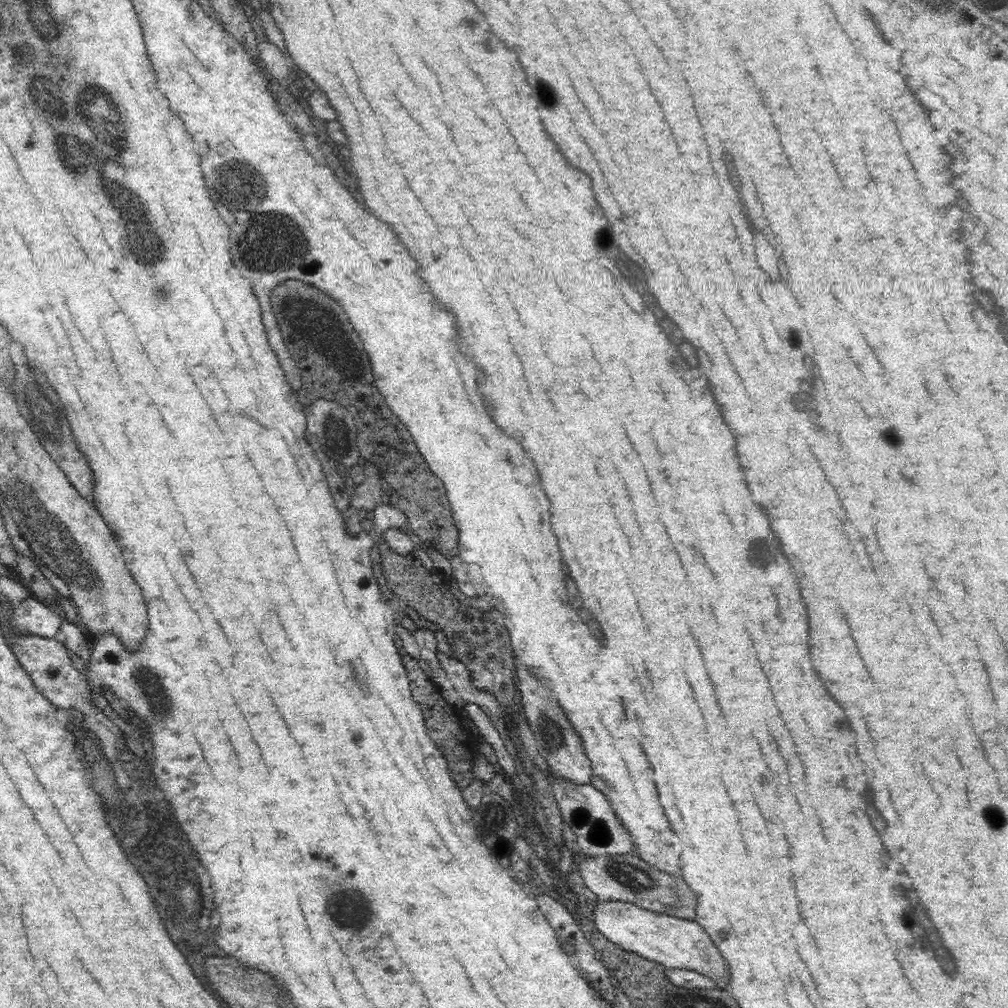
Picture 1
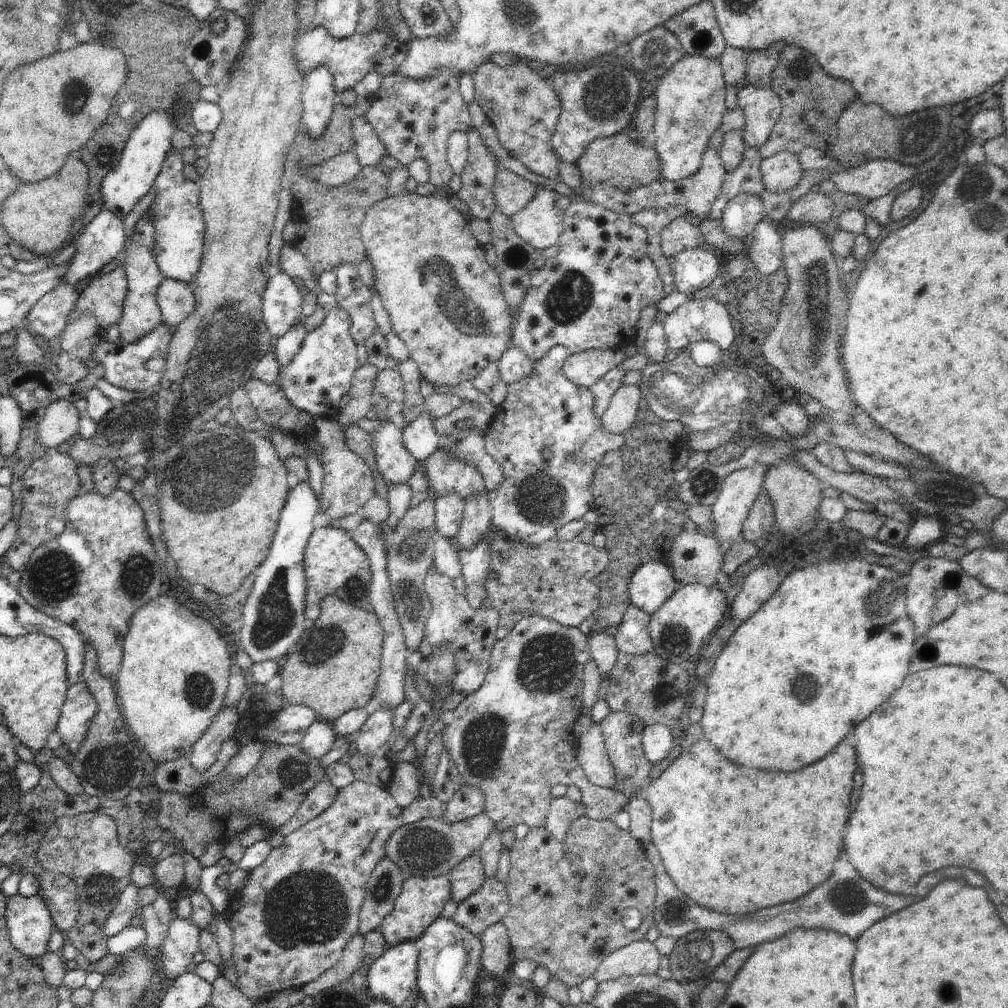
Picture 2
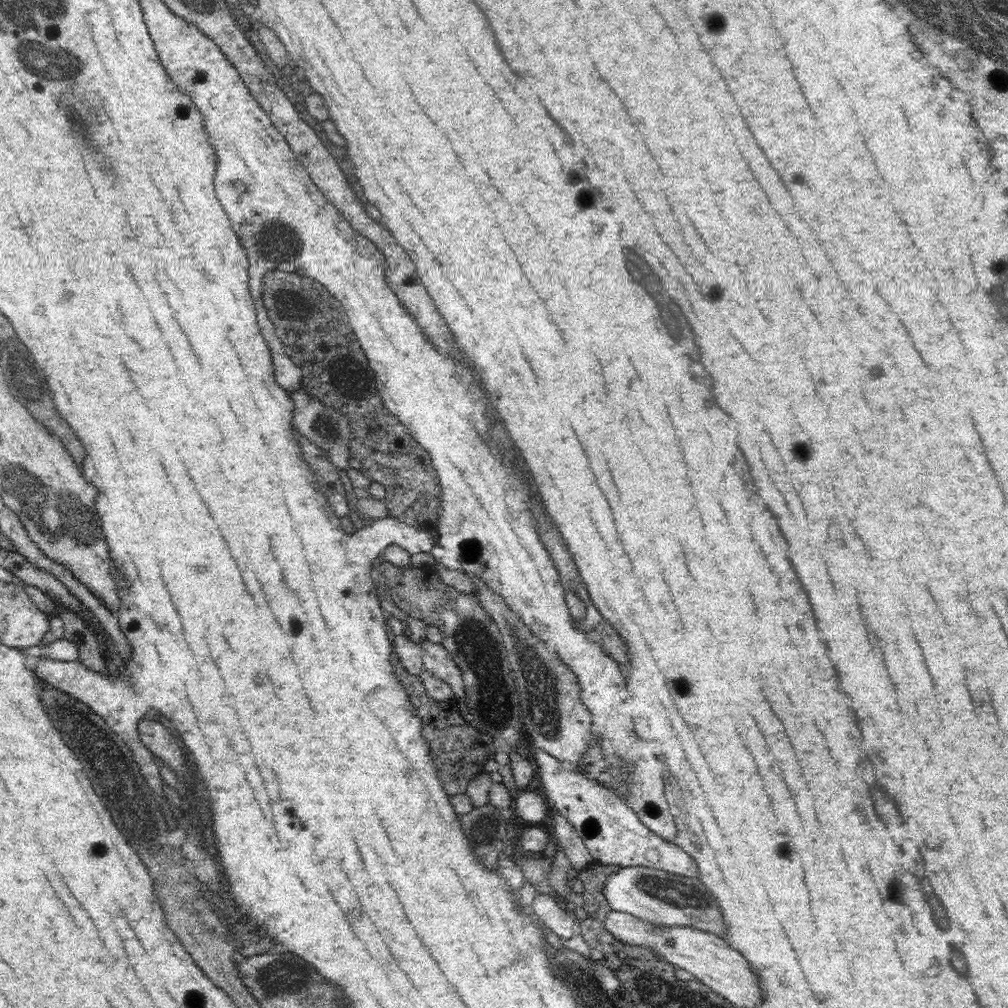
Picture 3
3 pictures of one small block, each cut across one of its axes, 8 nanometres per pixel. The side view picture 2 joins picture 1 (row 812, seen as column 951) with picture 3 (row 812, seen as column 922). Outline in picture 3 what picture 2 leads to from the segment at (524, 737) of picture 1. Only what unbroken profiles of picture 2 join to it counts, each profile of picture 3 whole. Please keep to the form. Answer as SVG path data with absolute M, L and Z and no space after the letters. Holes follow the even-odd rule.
M536 746L531 748L532 761L537 764L545 795L561 816L576 829L578 836L596 860L620 867L656 867L669 873L697 876L695 860L674 842L652 832L629 807L620 794L576 771L564 771L560 761Z

